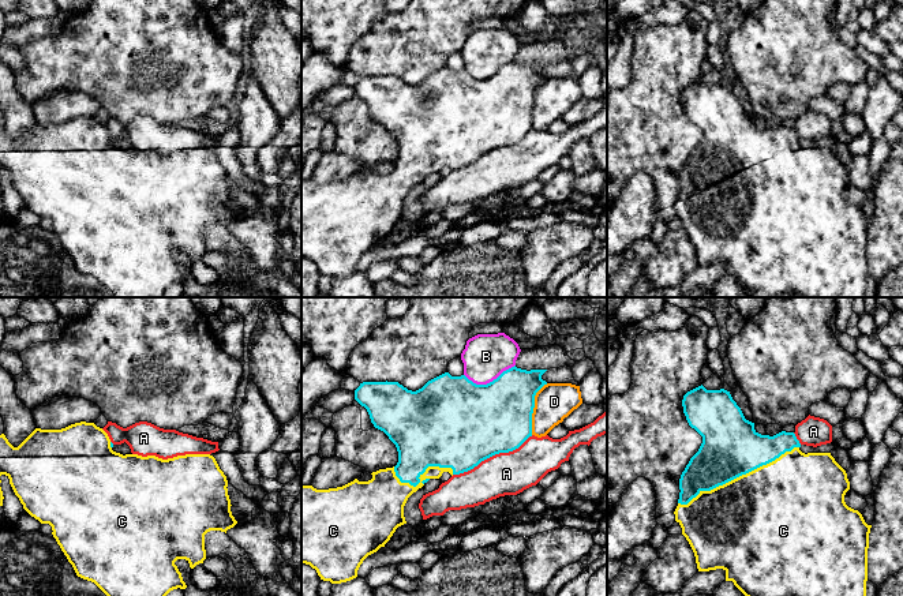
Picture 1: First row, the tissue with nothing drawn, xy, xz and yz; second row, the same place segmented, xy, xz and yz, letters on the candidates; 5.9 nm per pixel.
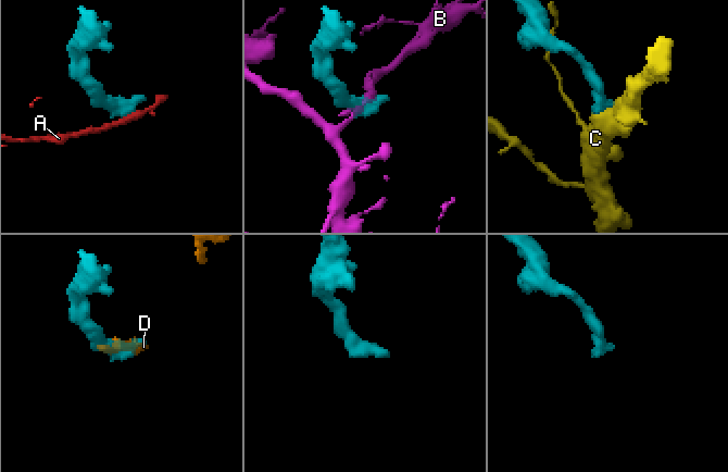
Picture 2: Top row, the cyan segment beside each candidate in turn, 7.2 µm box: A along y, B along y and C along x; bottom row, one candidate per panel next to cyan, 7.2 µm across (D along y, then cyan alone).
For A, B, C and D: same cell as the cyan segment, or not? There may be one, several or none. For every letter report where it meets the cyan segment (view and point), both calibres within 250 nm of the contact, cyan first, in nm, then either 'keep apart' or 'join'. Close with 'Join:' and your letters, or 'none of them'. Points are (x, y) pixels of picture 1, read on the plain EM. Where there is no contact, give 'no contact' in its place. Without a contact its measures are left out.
A: meets cyan in xz at (493, 149); 480 nm thick on the cyan side, 260 nm on the other; keep apart
B: meets cyan in xz at (490, 77); 440 nm thick on the cyan side, 280 nm on the other; keep apart
C: meets cyan in yz at (738, 171); 340 nm thick on the cyan side, 500 nm on the other; join
D: meets cyan in xz at (534, 101); 420 nm thick on the cyan side, 220 nm on the other; keep apart
Join: C

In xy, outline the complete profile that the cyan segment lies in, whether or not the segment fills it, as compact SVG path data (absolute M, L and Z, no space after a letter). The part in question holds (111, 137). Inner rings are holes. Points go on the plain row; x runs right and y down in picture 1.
M75 117L61 124L35 123L18 142L14 142L4 128L0 130L0 170L5 169L10 179L19 192L23 203L41 218L52 221L52 229L61 245L72 259L78 271L94 277L113 297L164 297L165 290L173 284L186 284L175 256L186 254L190 262L203 258L206 254L205 229L210 225L225 226L233 222L237 215L231 206L231 194L228 190L228 175L220 164L216 153L210 149L186 149L162 154L156 150L142 151L138 149L120 149L112 145L113 138L108 128L94 117Z

